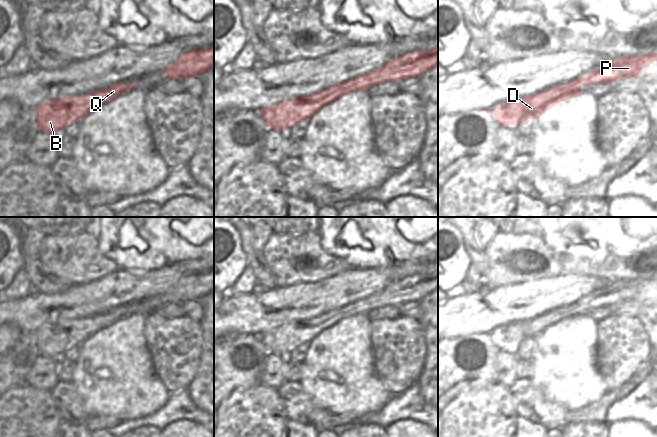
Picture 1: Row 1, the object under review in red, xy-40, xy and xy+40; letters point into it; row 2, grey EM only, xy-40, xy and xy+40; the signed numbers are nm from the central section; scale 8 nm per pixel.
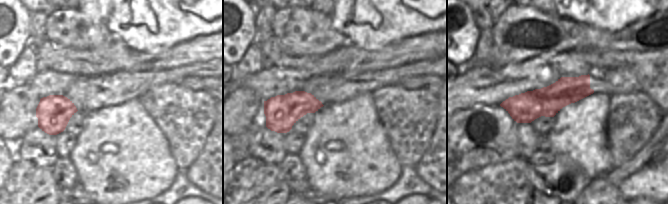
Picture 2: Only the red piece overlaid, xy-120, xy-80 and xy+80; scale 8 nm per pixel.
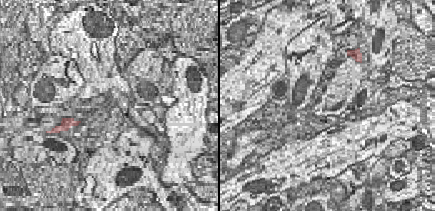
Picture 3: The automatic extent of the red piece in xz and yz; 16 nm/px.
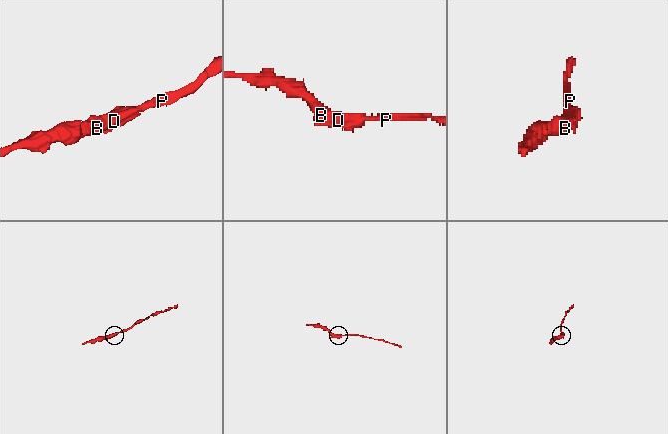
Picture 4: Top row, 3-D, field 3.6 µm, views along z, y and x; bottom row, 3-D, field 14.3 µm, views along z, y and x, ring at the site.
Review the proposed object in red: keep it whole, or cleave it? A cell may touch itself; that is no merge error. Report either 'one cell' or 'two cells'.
one cell

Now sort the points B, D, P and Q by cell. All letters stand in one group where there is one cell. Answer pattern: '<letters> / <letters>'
B D P Q

